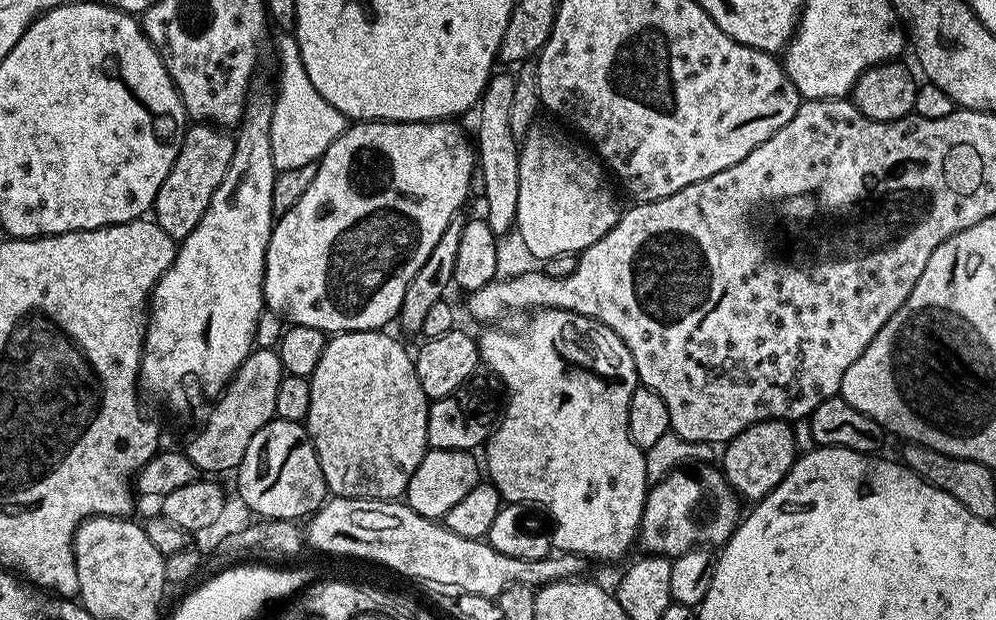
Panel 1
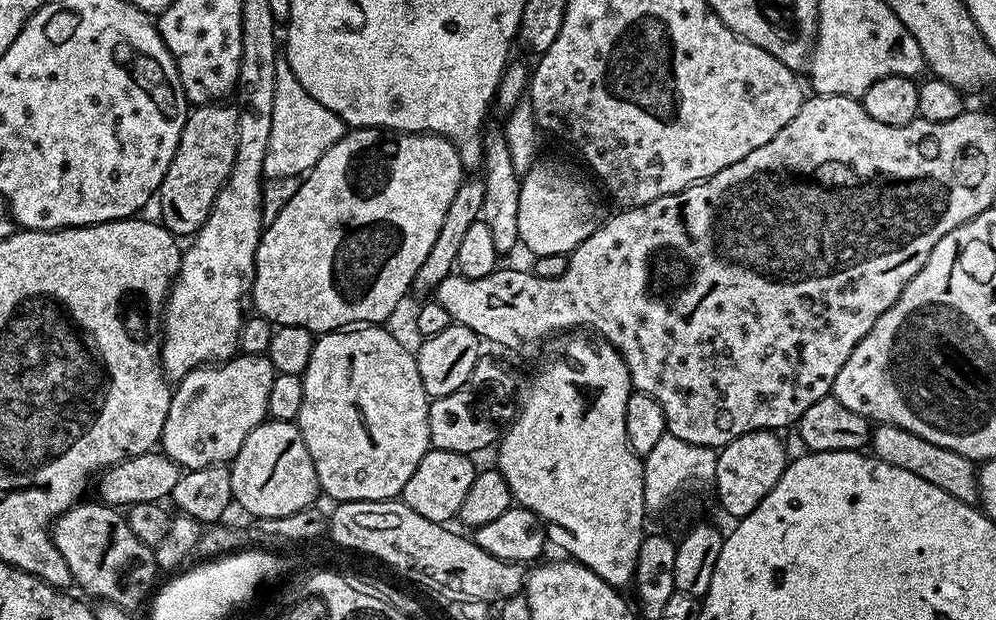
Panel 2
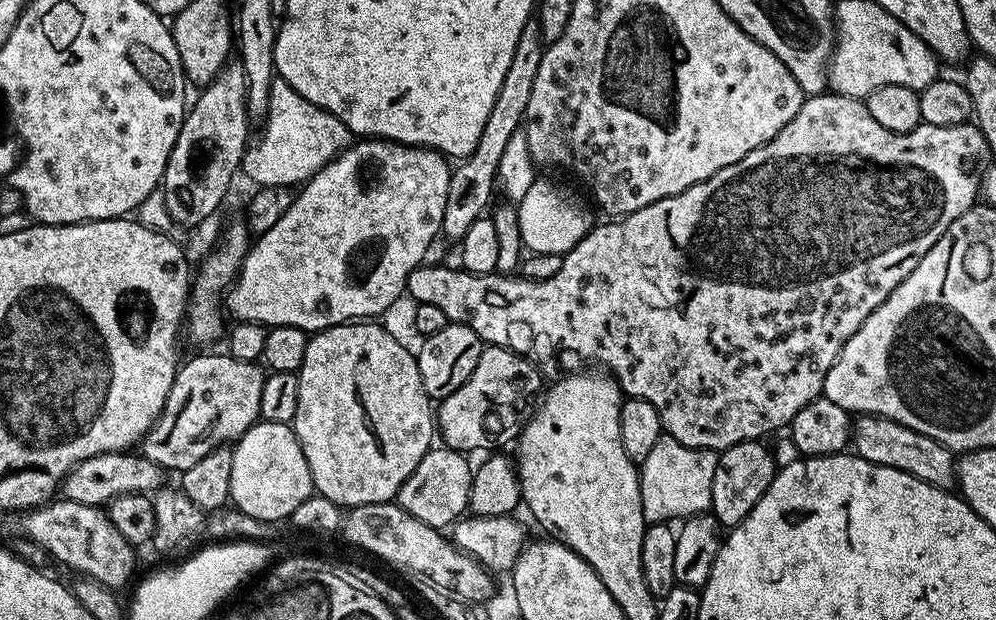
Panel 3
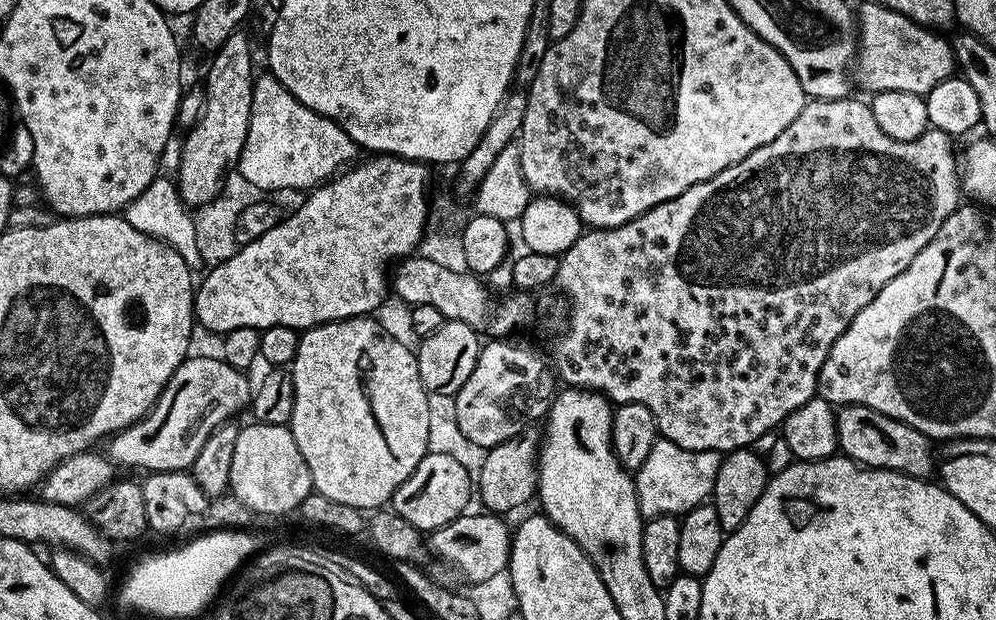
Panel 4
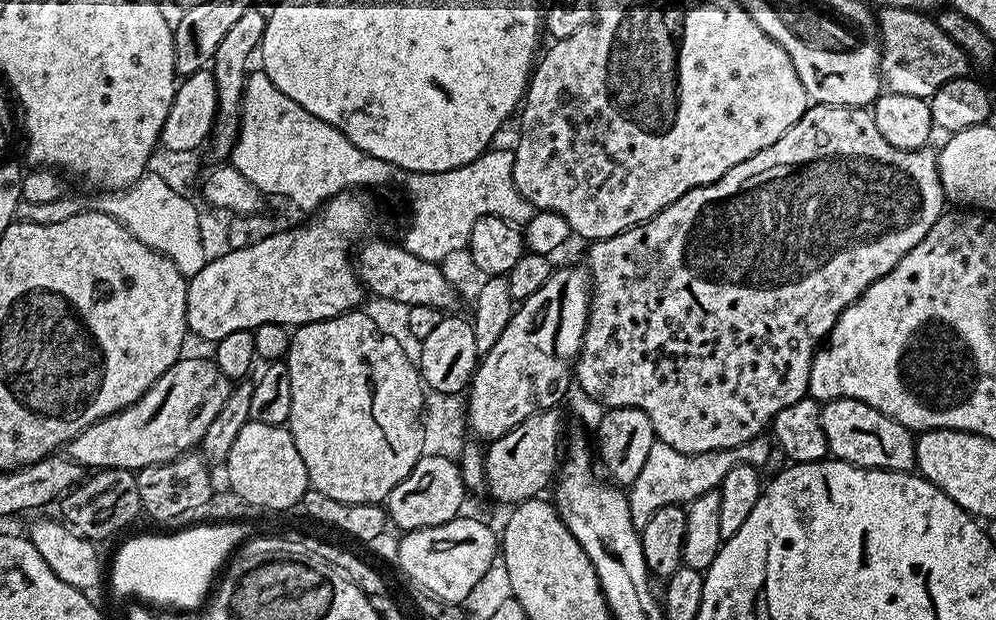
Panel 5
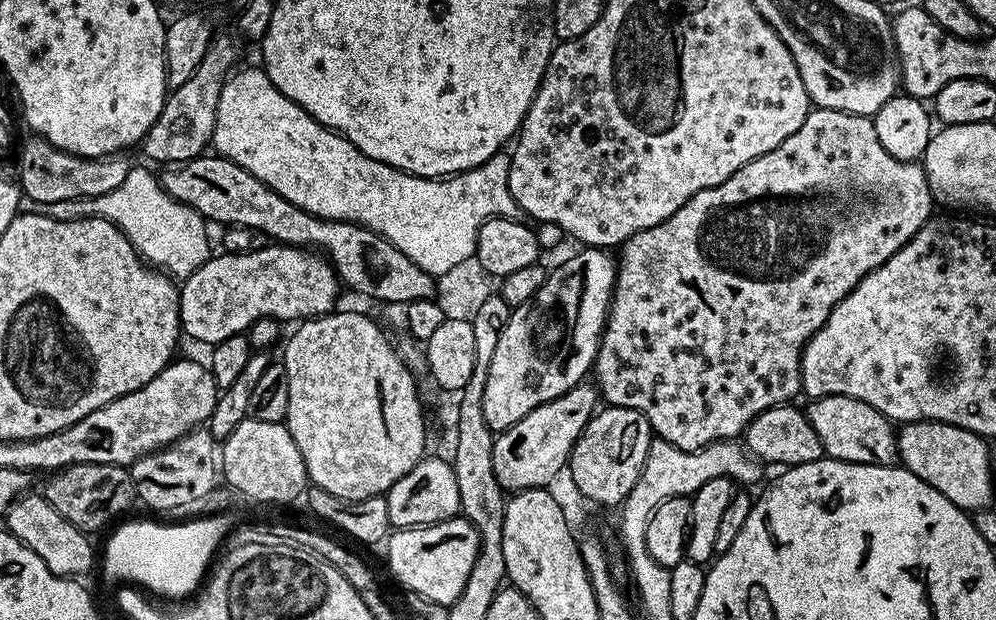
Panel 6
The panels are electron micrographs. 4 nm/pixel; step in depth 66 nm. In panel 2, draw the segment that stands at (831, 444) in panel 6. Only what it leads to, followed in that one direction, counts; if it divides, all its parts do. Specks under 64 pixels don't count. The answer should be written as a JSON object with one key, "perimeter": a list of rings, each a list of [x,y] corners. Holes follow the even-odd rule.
{"perimeter":[[[876,424],[873,427],[870,448],[877,460],[898,466],[898,470],[910,470],[910,474],[918,474],[918,478],[926,478],[926,482],[938,486],[938,490],[946,490],[946,494],[950,494],[950,498],[958,498],[958,502],[975,505],[979,501],[977,465],[954,450],[934,446],[934,442],[926,442],[918,438],[918,434],[910,434],[910,430],[902,430],[893,424]]]}

